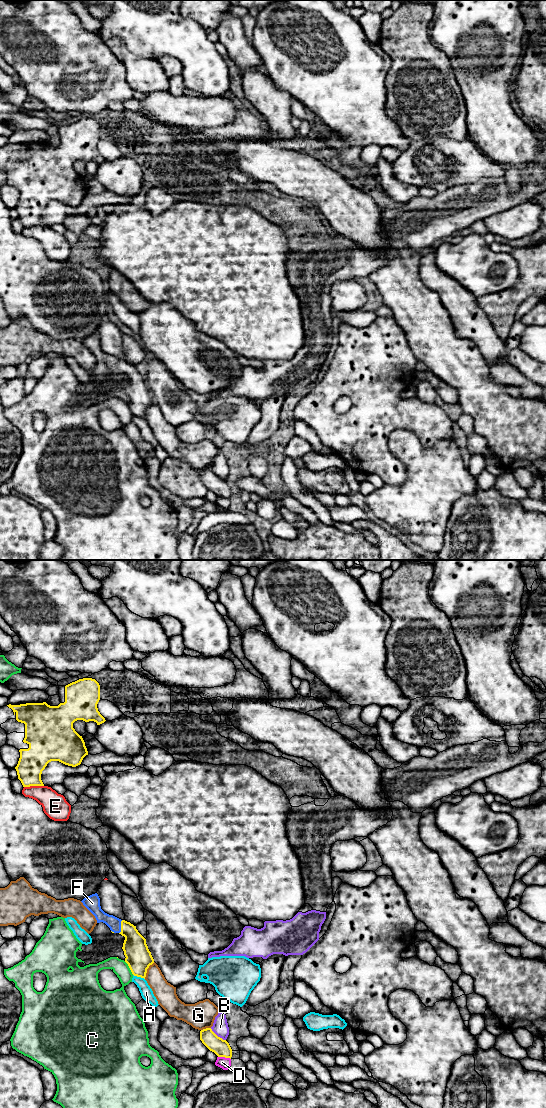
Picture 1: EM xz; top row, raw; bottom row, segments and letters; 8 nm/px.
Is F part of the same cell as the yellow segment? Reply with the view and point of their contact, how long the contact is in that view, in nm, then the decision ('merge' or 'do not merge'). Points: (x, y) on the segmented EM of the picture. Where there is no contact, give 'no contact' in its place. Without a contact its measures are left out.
xz (121, 927) | 110 nm | merge

